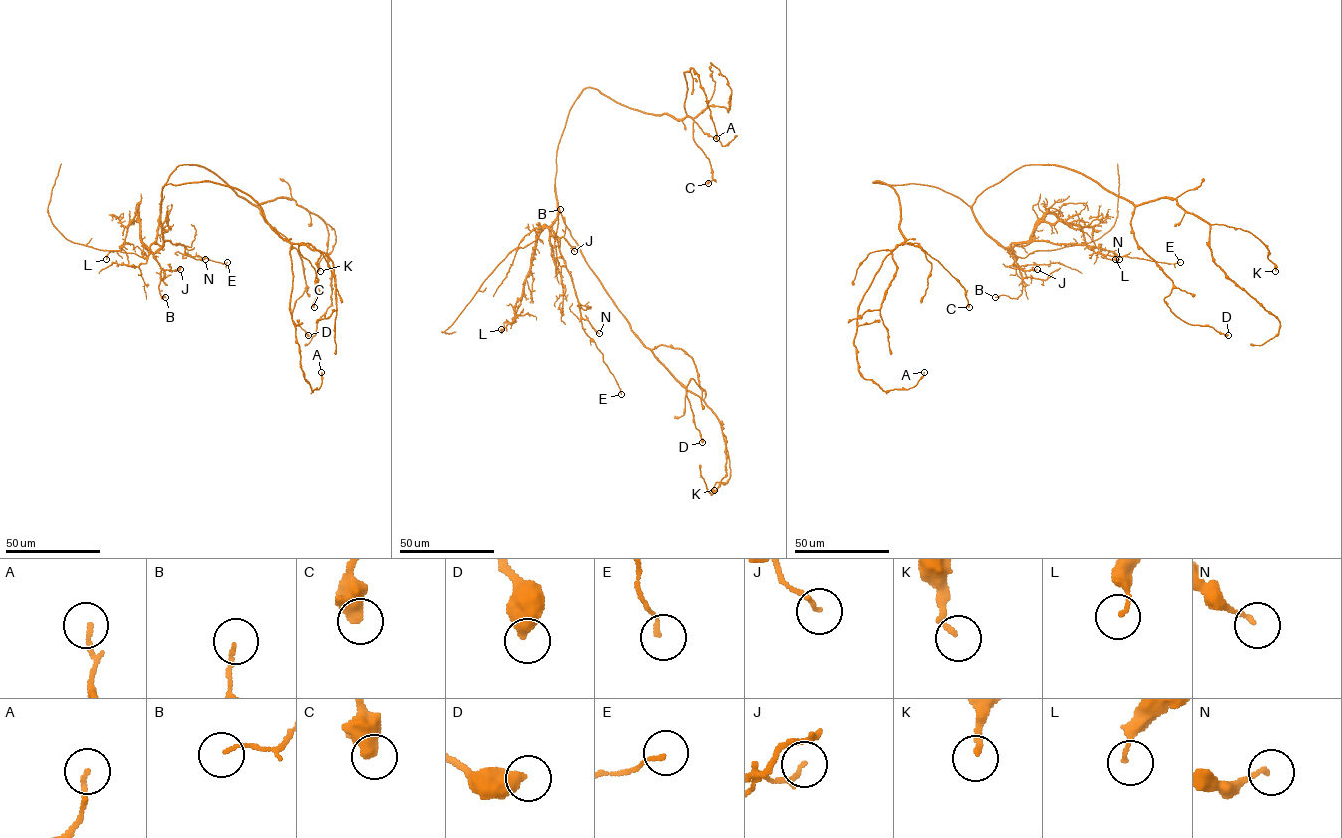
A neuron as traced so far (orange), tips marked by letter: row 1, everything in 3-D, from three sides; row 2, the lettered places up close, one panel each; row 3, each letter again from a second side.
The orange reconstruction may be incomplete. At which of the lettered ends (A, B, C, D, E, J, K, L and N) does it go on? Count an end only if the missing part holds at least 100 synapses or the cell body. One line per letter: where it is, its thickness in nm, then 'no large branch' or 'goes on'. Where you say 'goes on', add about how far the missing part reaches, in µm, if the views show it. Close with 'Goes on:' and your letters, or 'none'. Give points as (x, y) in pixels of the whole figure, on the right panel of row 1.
A: place (924, 372); calibre 110 nm; no large branch
B: place (995, 297); calibre 100 nm; no large branch
C: place (969, 307); calibre 400 nm; no large branch
D: place (1228, 335); calibre 500 nm; no large branch
E: place (1180, 262); calibre 130 nm; no large branch
J: place (1037, 269); calibre 130 nm; no large branch
K: place (1275, 271); calibre 190 nm; no large branch
L: place (1115, 259); calibre 130 nm; no large branch
N: place (1119, 259); calibre 140 nm; no large branch
Goes on: none

